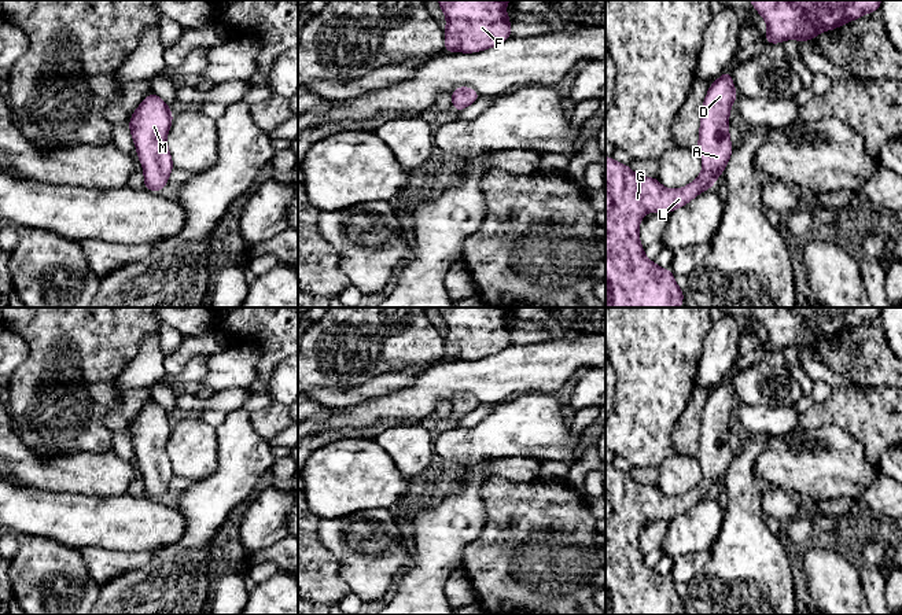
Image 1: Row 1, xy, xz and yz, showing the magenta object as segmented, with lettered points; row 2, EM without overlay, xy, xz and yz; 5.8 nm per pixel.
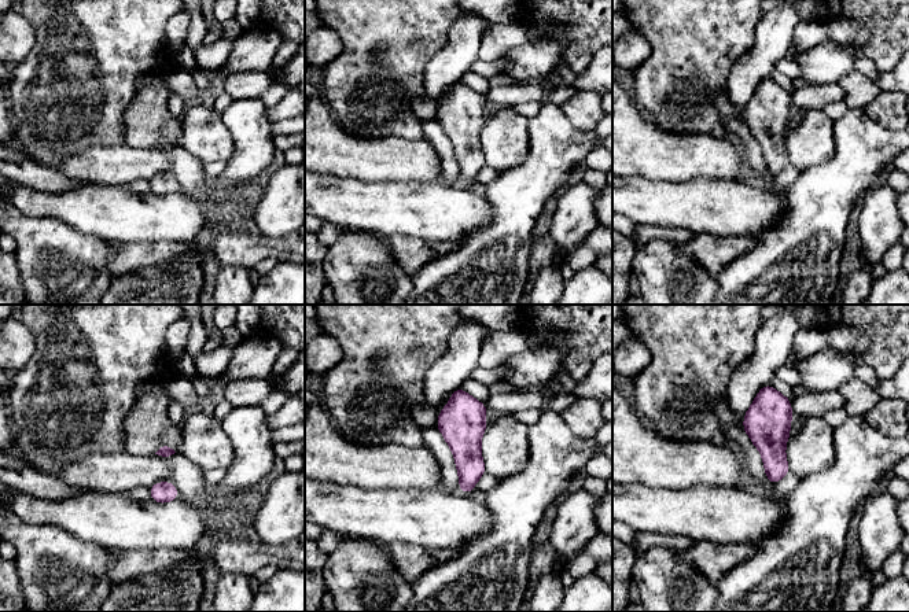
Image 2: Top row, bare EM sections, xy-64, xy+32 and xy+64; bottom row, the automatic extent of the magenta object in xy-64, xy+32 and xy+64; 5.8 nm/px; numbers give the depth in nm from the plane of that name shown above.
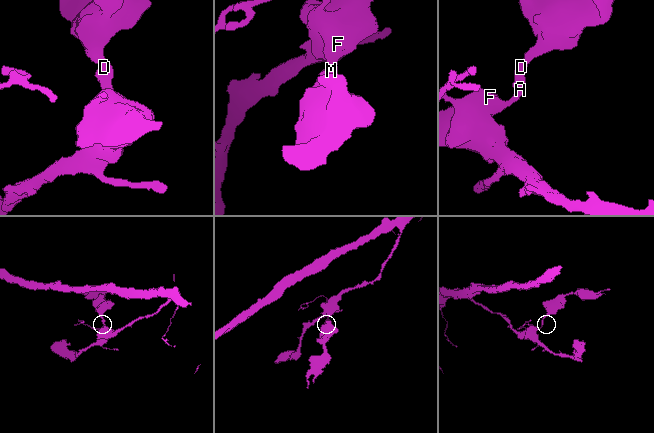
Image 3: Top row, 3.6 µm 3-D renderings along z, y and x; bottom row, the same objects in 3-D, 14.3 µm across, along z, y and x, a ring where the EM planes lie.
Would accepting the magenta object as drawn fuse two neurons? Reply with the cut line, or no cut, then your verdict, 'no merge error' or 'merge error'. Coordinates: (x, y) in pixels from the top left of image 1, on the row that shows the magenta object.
no cut | no merge error

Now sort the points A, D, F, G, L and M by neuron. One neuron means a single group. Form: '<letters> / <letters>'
A D F G L M

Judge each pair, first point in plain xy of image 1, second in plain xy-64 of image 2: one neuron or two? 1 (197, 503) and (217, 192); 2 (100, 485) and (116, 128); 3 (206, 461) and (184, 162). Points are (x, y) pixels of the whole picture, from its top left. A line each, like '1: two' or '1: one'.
1: one
2: two
3: two

